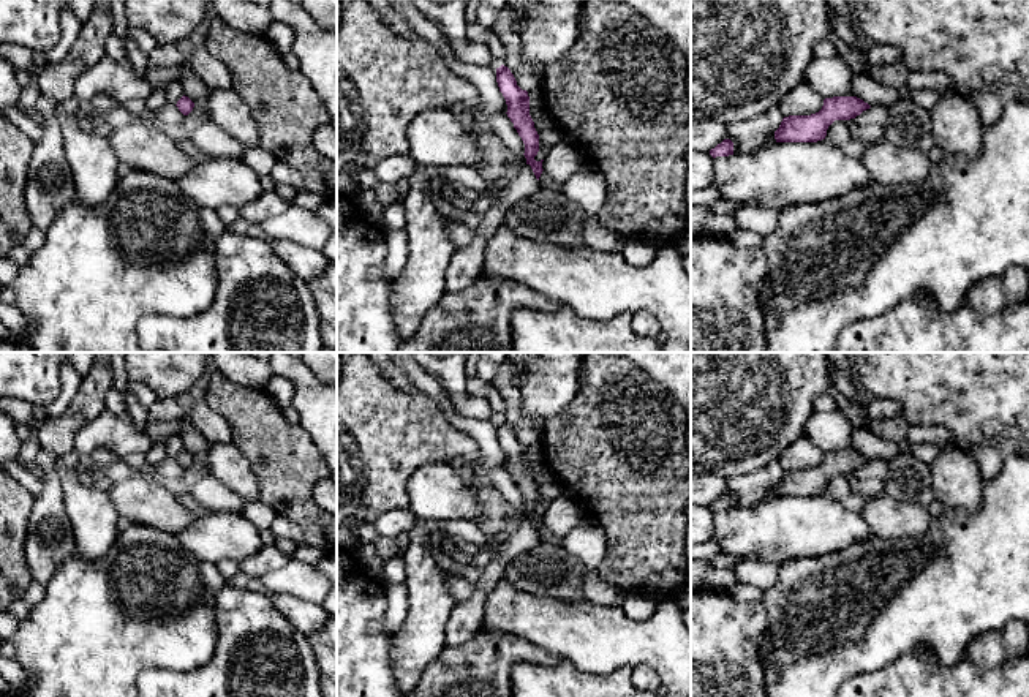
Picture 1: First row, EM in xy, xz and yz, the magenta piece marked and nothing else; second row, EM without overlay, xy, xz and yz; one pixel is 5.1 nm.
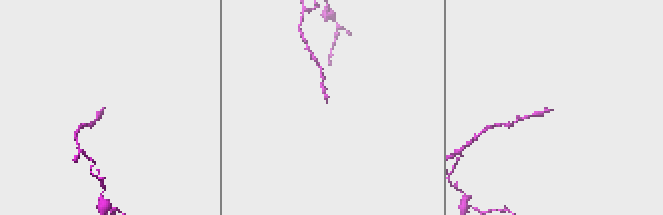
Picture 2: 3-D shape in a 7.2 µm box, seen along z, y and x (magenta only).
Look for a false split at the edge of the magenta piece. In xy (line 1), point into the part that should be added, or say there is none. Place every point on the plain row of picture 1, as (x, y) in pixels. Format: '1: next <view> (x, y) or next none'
1: next none

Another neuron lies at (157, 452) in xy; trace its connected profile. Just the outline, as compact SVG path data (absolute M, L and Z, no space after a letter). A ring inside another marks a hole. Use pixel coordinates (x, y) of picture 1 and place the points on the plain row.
M158 441L145 452L145 468L153 468L166 458L166 443Z

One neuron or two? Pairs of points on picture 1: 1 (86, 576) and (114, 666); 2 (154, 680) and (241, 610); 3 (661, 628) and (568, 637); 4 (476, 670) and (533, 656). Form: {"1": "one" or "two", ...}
{"1": "one", "2": "one", "3": "one", "4": "one"}

